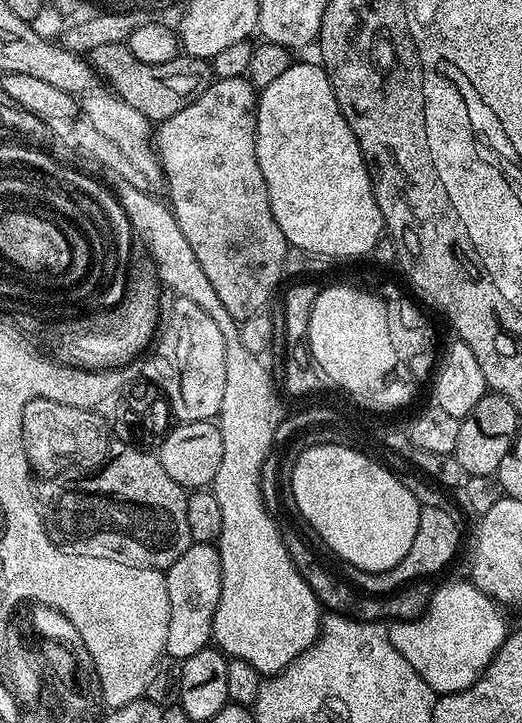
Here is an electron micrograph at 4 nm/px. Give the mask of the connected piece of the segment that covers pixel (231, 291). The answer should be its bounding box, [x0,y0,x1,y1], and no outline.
[154,75,289,322]

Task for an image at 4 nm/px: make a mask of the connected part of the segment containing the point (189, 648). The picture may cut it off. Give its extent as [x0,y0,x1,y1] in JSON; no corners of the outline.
[164,542,222,662]

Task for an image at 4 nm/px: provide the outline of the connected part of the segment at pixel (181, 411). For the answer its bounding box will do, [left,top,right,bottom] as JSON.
[152,298,226,421]

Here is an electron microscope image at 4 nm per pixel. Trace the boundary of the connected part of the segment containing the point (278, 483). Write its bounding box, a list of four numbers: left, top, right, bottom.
[260,450,433,622]

